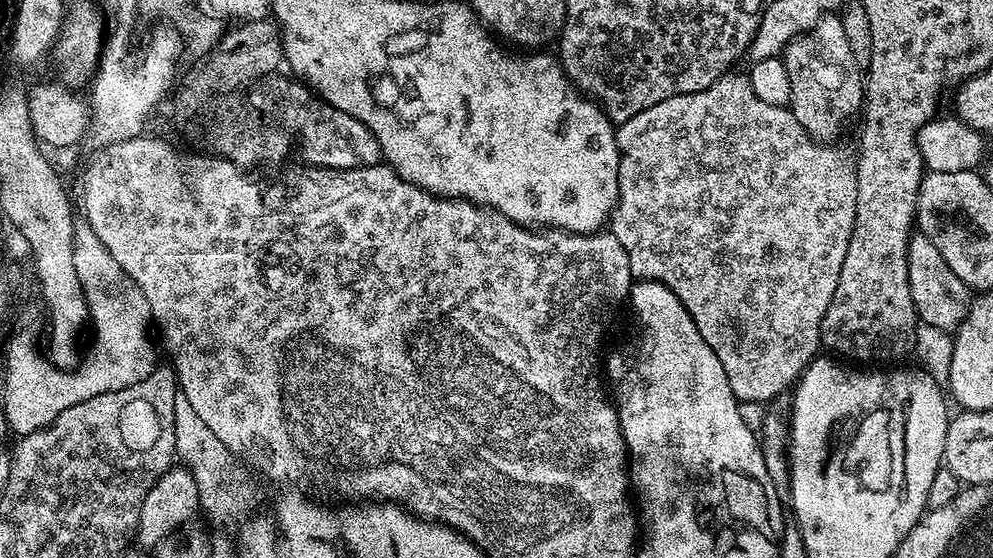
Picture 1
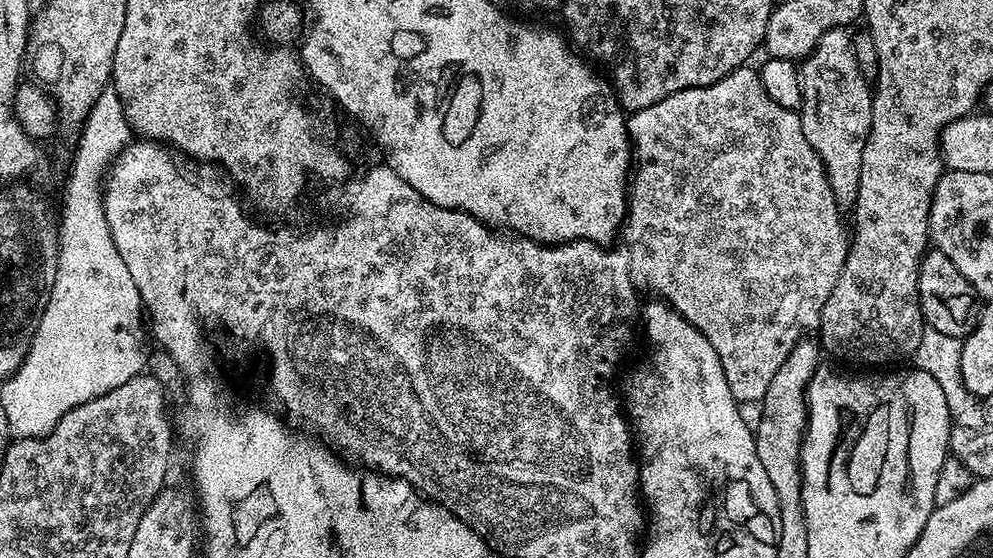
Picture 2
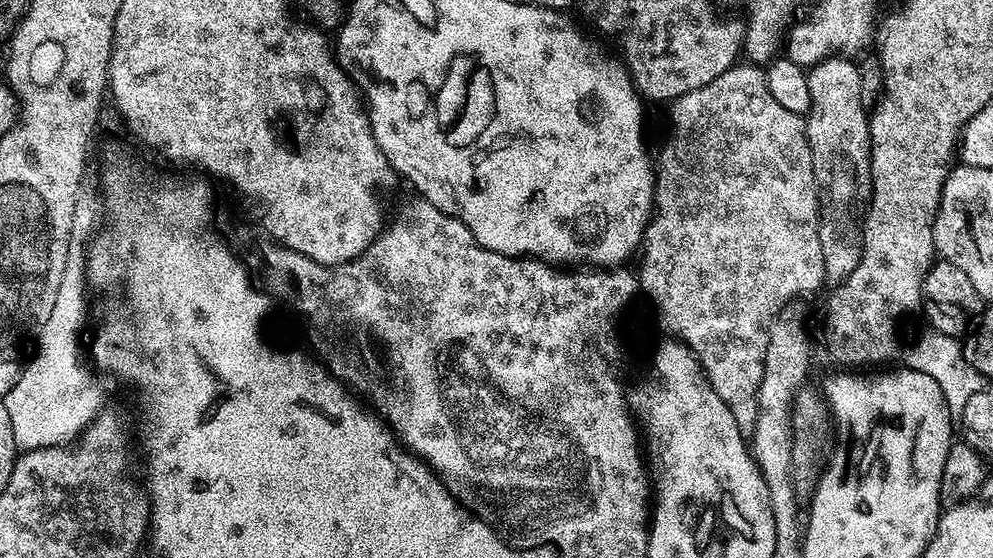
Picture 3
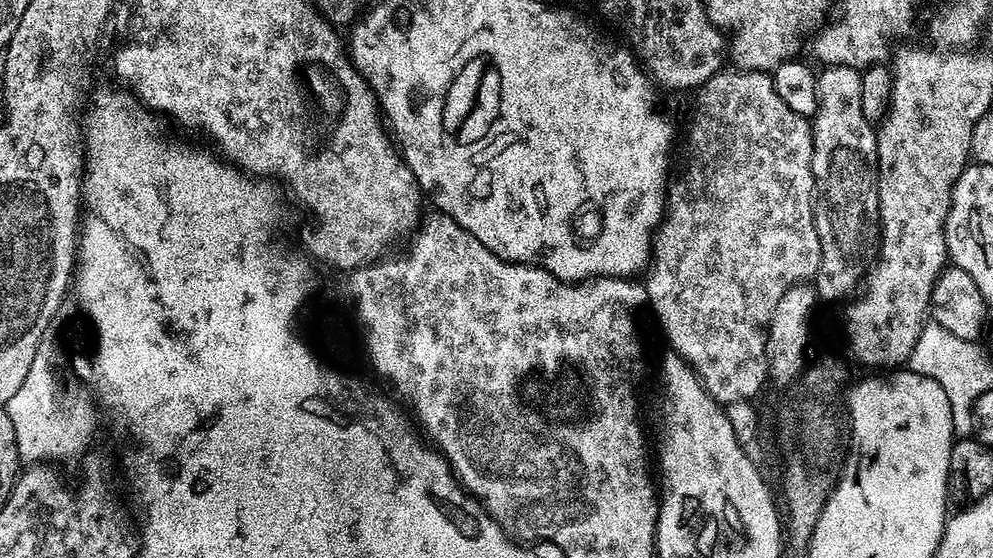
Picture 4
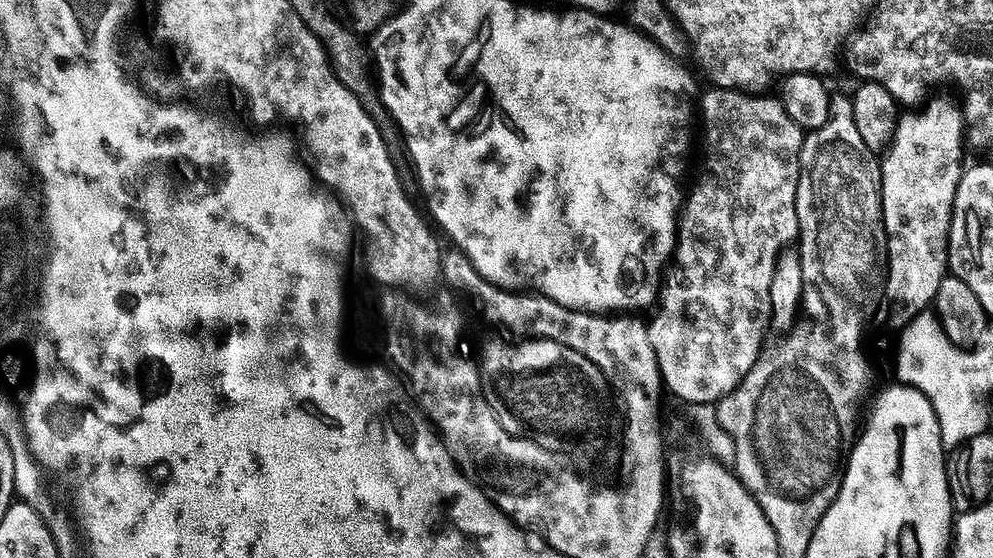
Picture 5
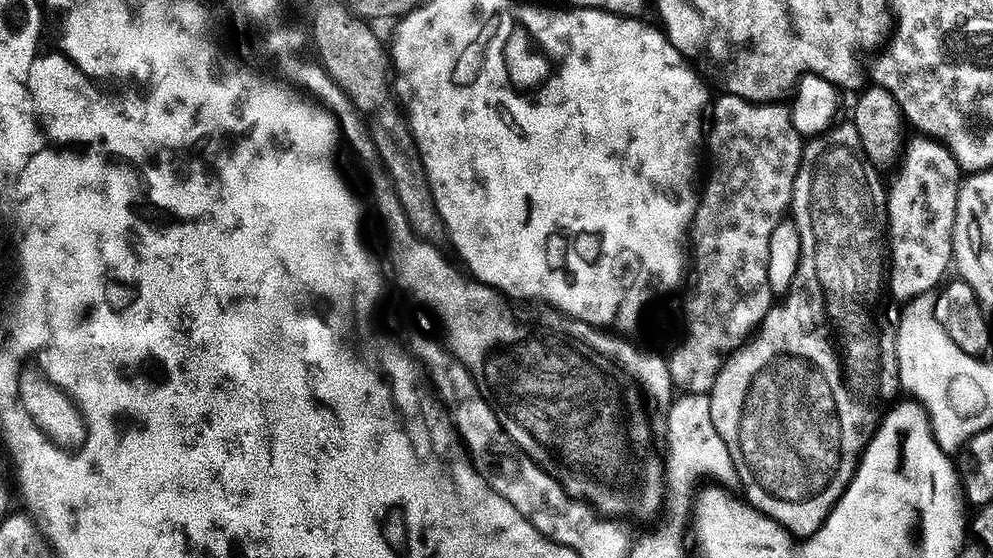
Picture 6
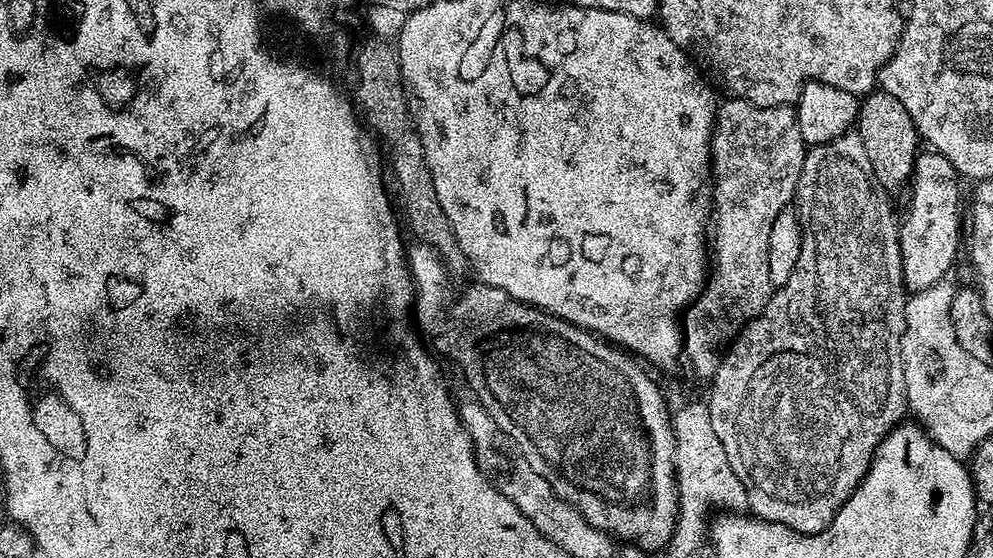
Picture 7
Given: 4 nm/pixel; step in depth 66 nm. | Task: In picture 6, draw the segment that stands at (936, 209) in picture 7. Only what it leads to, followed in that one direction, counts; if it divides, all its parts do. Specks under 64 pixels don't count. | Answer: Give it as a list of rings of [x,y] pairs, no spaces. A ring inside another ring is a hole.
[[[905,143],[896,177],[887,189],[890,292],[900,302],[929,295],[945,279],[944,271],[949,271],[952,264],[952,231],[962,169],[947,144],[928,143],[932,144]]]

